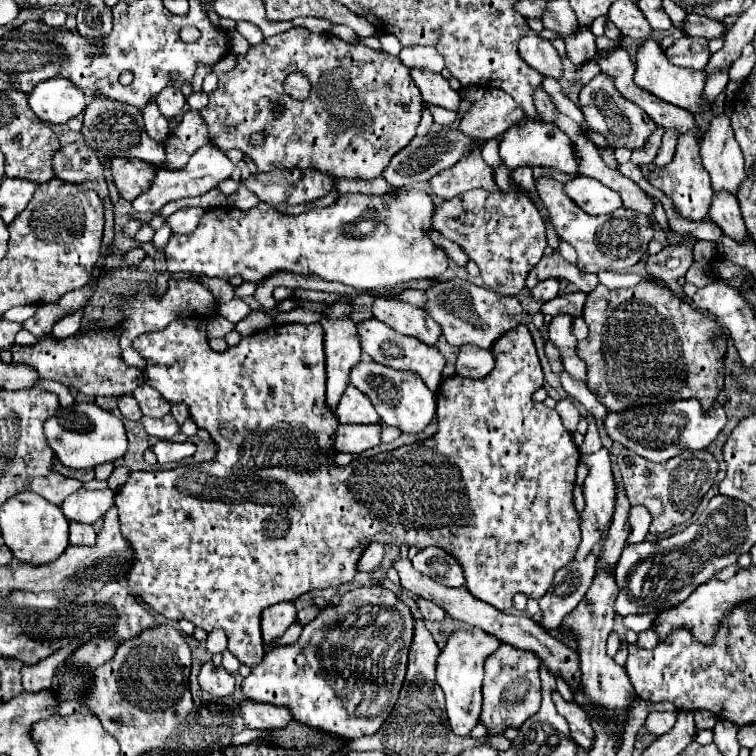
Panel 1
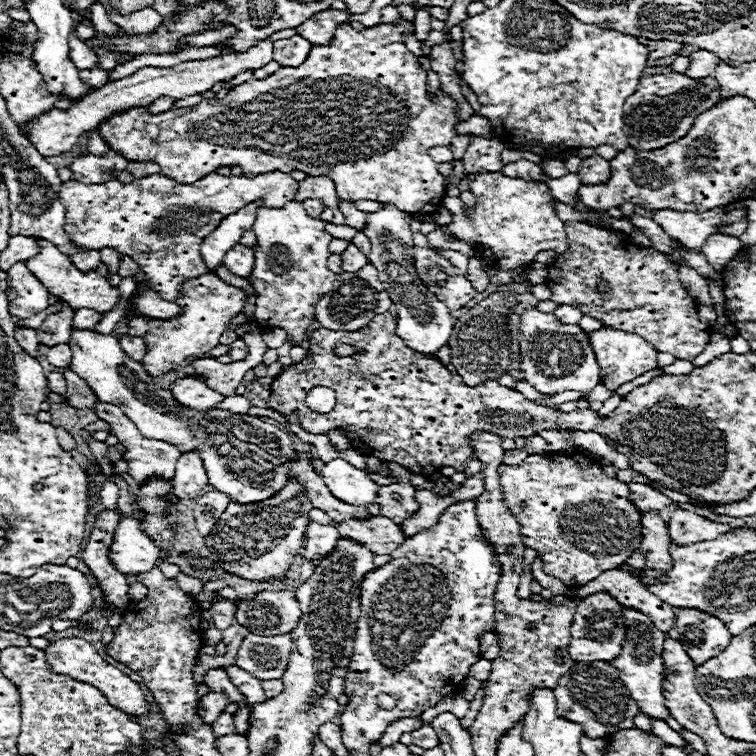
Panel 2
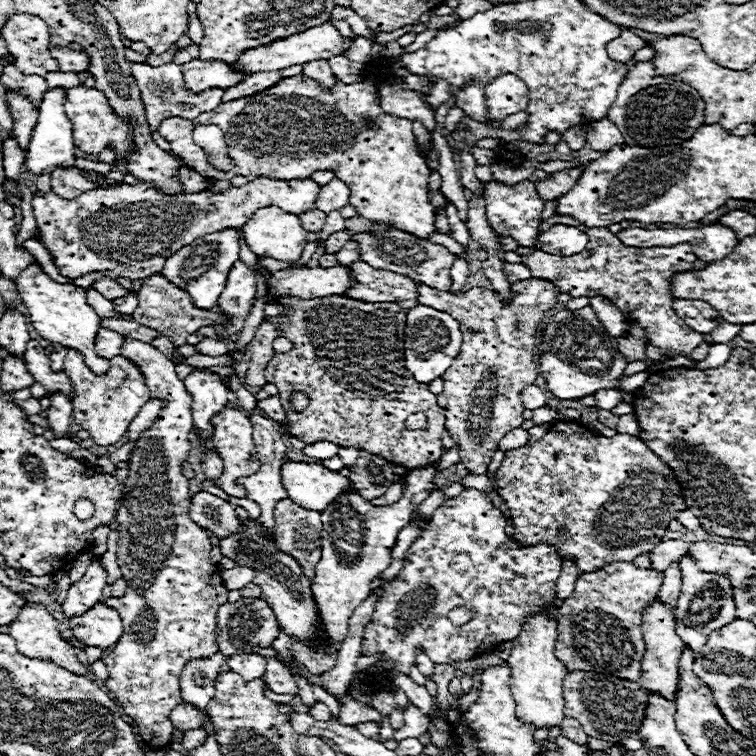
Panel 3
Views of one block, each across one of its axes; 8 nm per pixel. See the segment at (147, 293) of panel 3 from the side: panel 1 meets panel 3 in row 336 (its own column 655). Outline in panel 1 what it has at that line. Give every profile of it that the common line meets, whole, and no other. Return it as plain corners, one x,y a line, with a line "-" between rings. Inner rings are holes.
678,136
674,158
666,168
654,168
650,164
650,166
644,166
642,172
652,186
660,188
666,196
674,200
674,206
682,216
690,220
704,220
708,216
708,208
714,192
710,184
710,174
704,170
700,160
700,146
696,144
696,140
692,140
692,136

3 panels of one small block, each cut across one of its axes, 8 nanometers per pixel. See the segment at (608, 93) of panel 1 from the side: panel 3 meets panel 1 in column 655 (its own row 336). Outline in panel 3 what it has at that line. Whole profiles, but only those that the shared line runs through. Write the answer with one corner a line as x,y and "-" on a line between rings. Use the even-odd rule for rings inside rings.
124,334
124,344
122,344
122,348
120,348
120,356
132,360
132,362
140,368
140,372
144,374
144,380
146,380
146,384
148,384
148,388
150,388
150,396
152,396
152,398
154,398
154,396
166,398
168,404
160,410
156,422
154,422
148,430
142,432
140,440
136,442
136,446
134,446
134,450
132,450
132,454
130,454
130,460
128,460
128,462
130,462
130,470
128,470
128,478
126,478
126,484
124,484
124,486
126,486
126,488
124,488
124,500
120,500
120,508
118,508
118,514
116,514
116,528
118,528
118,532
120,532
116,562
118,562
118,566
120,566
120,570
122,570
122,578
128,582
128,590
126,590
126,594
124,594
122,598
110,596
110,598
104,600
104,604
106,604
108,608
114,608
114,610
118,612
118,616
120,616
120,620
122,620
122,630
124,630
124,634
120,636
120,640
118,640
112,648
108,648
108,650
104,652
102,662
104,662
106,668
108,668
106,688
108,688
112,694
116,694
116,700
118,700
118,704
124,708
124,712
126,712
130,718
134,718
134,724
136,724
138,728
142,728
142,730
138,730
138,736
140,736
144,742
152,744
152,748
164,748
164,746
170,744
170,738
172,738
172,732
174,732
172,722
170,722
168,716
170,716
170,712
172,712
174,706
182,704
182,698
180,698
180,672
182,672
182,666
184,666
190,658
198,658
198,656
206,656
206,654
218,652
218,648
216,648
216,612
218,612
218,608
220,608
222,604
228,602
228,590
224,588
224,582
222,582
222,576
220,576
220,572
218,572
218,566
210,562
210,550
212,550
210,538
206,536
206,532
204,532
200,526
196,526
196,524
190,520
188,508
190,508
192,494
190,494
190,490
188,490
188,478
184,478
182,472
180,472
180,462
184,462
184,460
188,458
188,454
190,454
188,432
190,432
190,428
192,428
192,410
190,410
192,398
190,398
190,394
186,392
184,382
176,376
174,364
170,362
170,358
166,358
162,352
158,352
152,344
140,342
140,340
130,338
130,336

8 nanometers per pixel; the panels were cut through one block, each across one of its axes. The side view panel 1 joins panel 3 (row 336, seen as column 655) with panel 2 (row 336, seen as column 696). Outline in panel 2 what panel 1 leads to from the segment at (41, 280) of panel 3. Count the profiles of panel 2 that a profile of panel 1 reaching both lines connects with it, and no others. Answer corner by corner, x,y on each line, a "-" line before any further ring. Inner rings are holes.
72,330
70,370
86,380
102,402
122,408
142,436
174,444
182,454
196,450
204,462
208,484
230,496
232,502
252,504
272,498
288,482
292,460
298,456
288,432
248,414
210,408
204,412
178,404
170,388
160,388
138,360
132,360
112,334

